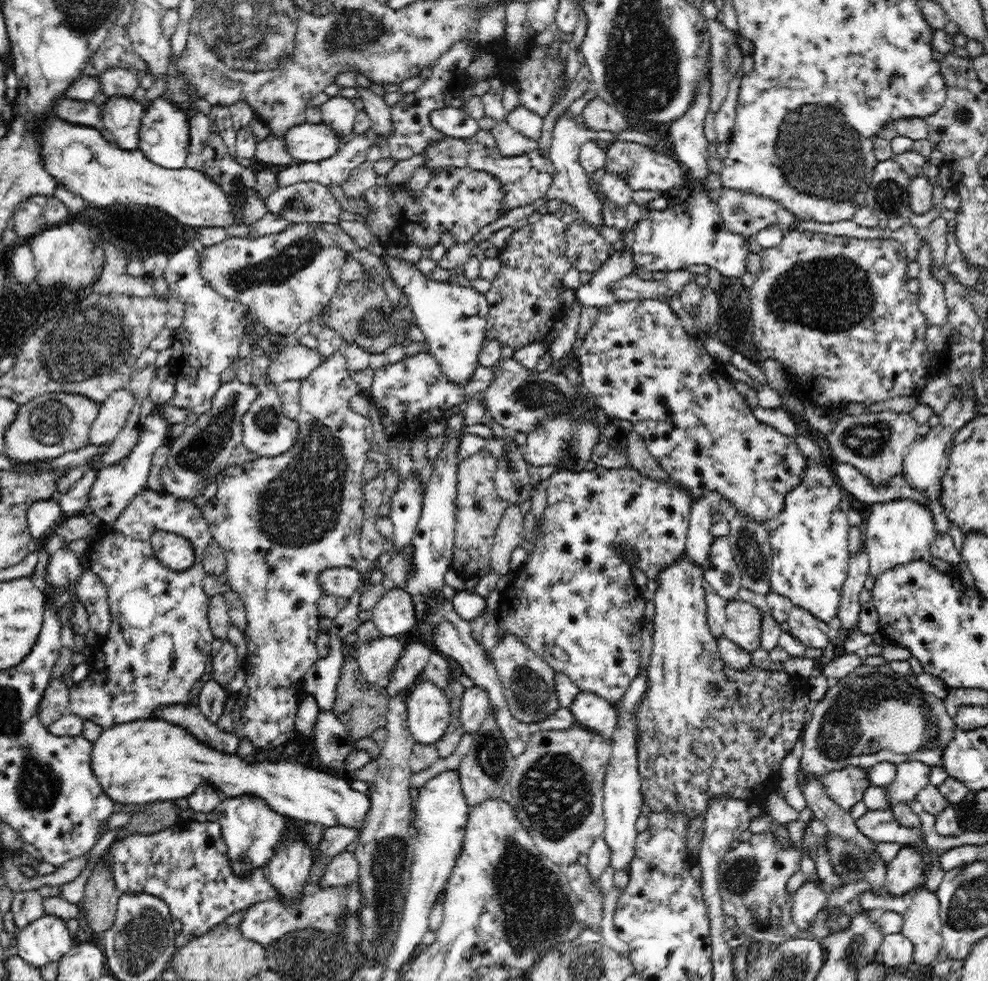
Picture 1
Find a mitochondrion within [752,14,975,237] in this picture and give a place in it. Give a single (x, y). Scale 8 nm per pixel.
(819, 151)

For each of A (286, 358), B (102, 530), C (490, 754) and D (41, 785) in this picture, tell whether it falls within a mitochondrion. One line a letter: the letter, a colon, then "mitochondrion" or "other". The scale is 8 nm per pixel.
A: mitochondrion
B: other
C: mitochondrion
D: mitochondrion

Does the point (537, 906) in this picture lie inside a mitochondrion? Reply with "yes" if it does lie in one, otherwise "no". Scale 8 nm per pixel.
yes

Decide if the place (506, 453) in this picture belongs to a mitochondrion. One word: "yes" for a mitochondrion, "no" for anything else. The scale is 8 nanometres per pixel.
yes

